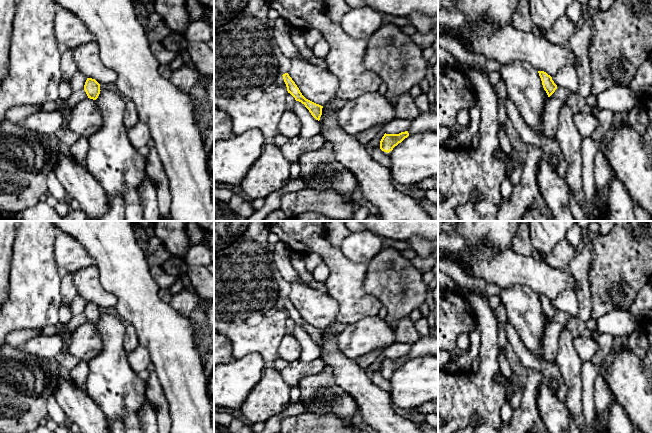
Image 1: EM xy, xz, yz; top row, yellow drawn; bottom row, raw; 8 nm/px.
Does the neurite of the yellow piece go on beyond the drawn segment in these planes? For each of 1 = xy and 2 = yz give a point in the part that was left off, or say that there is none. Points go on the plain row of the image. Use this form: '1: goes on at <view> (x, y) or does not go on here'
1: does not go on here
2: does not go on here

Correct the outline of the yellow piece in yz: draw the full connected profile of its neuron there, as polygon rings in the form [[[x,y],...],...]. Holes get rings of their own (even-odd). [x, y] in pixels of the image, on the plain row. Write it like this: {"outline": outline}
{"outline": [[[538,295],[538,297],[541,302],[543,312],[546,315],[548,321],[550,321],[557,313],[557,309],[552,304],[552,301],[548,299],[546,296]]]}

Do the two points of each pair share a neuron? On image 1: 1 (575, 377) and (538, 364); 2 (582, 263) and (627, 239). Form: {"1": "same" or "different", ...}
{"1": "different", "2": "different"}

